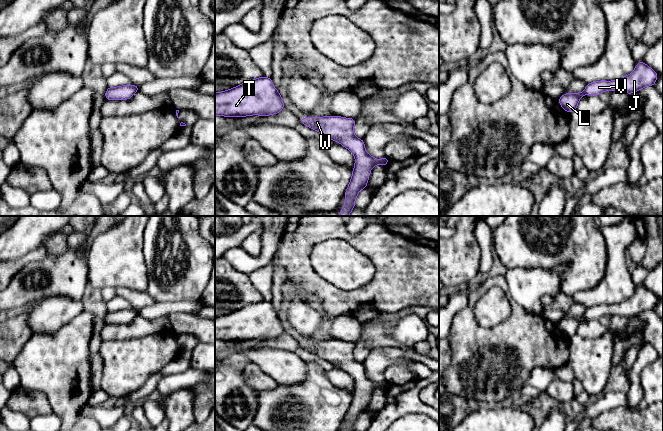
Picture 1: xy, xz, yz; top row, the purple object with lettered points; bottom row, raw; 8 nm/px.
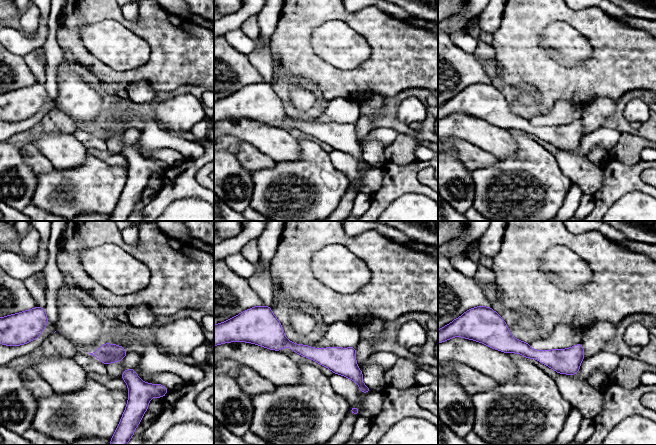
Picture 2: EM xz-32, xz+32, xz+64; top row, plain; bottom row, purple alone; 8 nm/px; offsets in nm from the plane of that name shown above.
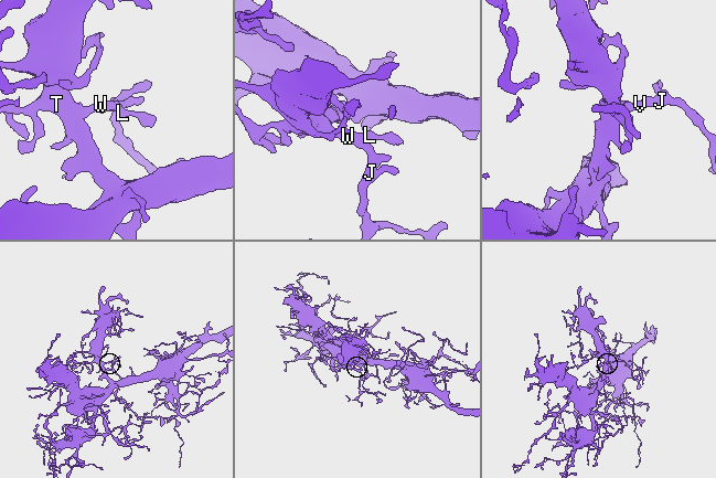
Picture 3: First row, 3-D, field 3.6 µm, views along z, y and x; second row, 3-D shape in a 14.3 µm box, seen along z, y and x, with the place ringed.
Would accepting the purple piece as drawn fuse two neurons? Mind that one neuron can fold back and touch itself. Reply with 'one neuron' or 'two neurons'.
one neuron

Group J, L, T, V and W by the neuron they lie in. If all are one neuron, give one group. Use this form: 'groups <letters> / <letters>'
groups J L T V W

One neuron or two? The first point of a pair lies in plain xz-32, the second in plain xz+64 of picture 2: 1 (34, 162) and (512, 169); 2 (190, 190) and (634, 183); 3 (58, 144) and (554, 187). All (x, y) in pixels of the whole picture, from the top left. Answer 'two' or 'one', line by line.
1: two
2: one
3: two

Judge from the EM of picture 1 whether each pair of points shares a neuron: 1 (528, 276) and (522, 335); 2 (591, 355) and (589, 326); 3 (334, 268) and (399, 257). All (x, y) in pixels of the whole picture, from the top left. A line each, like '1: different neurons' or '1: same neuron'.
1: different neurons
2: different neurons
3: different neurons

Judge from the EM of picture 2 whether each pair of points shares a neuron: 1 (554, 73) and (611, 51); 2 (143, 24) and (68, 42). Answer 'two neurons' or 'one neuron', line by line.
1: one neuron
2: one neuron

